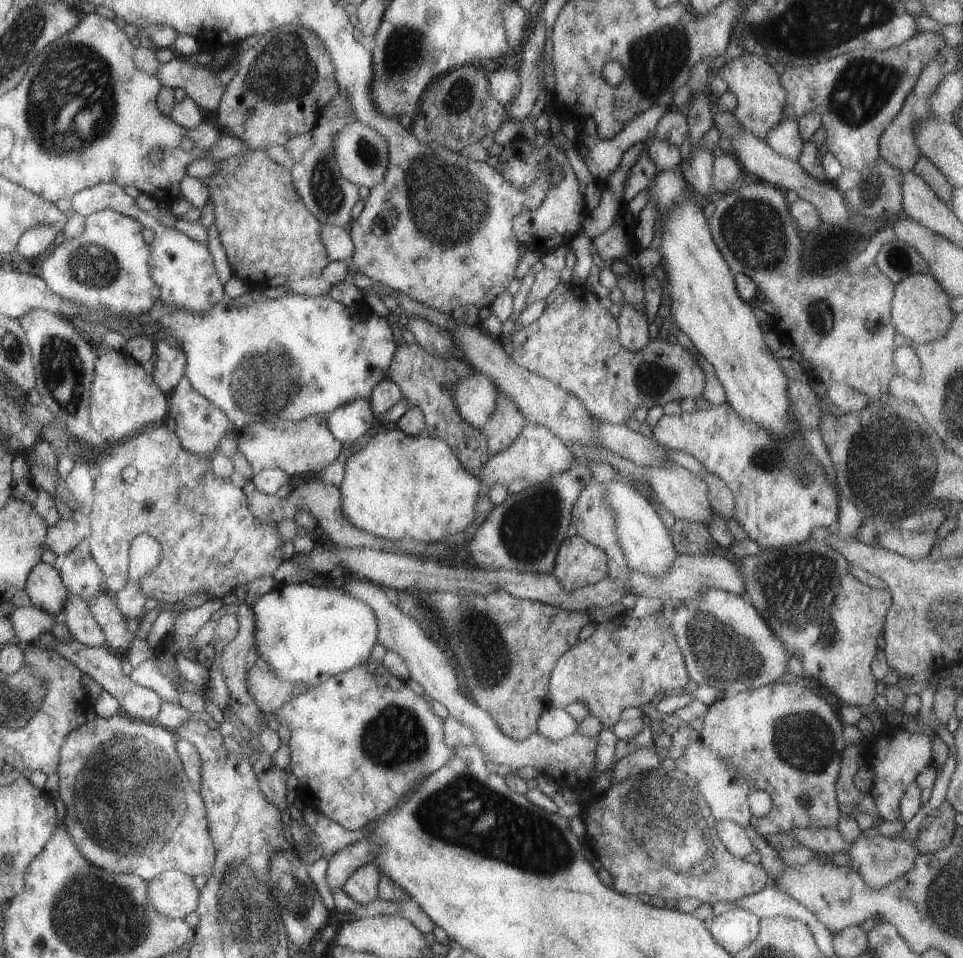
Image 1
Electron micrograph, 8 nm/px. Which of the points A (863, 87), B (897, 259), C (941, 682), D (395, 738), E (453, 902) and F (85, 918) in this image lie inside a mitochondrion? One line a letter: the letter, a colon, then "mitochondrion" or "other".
A: mitochondrion
B: mitochondrion
C: other
D: mitochondrion
E: other
F: mitochondrion

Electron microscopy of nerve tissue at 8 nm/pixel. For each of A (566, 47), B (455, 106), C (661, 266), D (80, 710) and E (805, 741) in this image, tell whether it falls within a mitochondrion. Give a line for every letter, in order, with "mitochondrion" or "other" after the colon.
A: other
B: mitochondrion
C: other
D: other
E: mitochondrion

